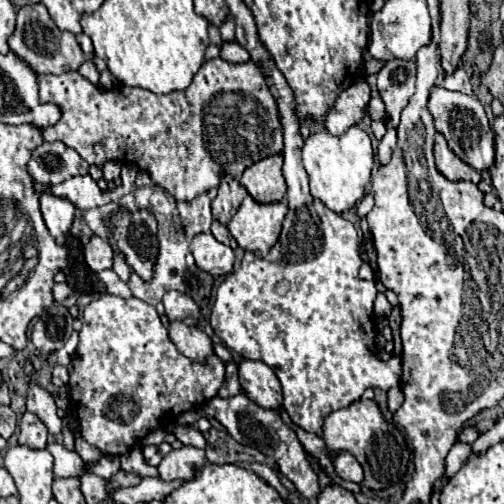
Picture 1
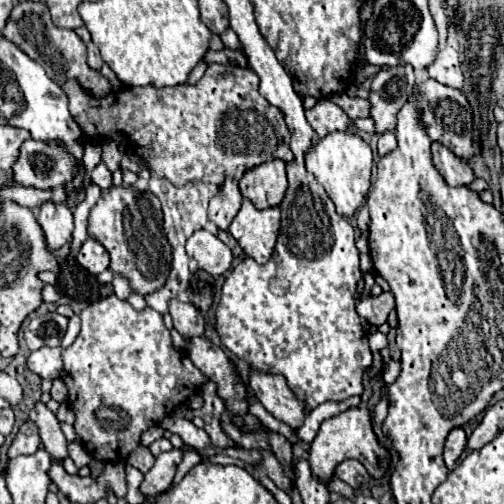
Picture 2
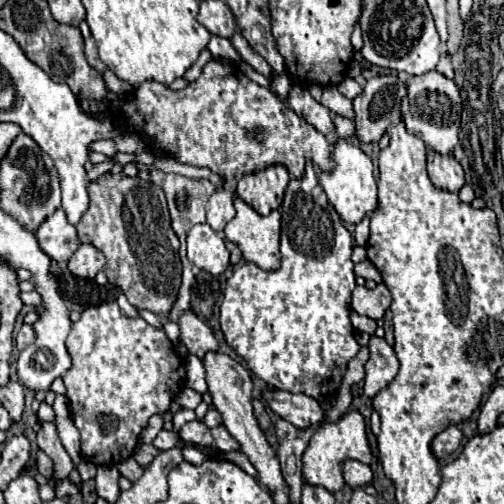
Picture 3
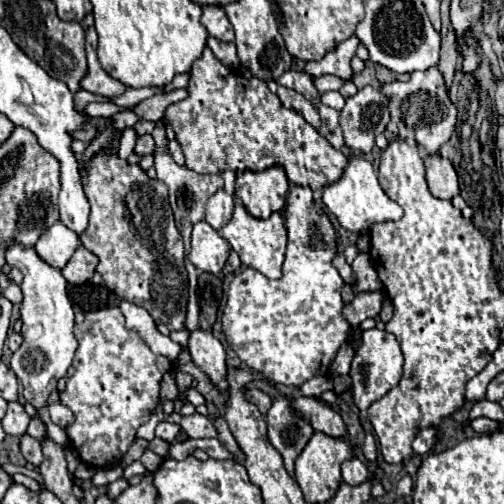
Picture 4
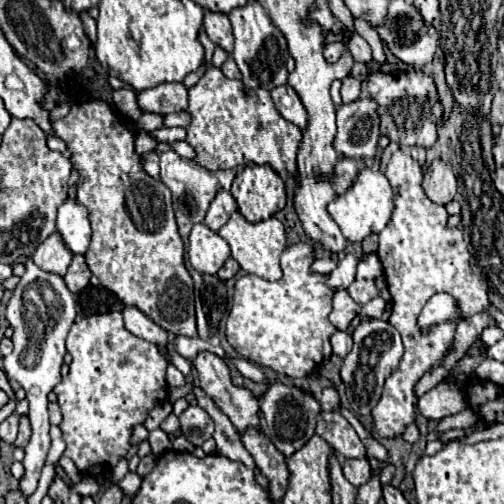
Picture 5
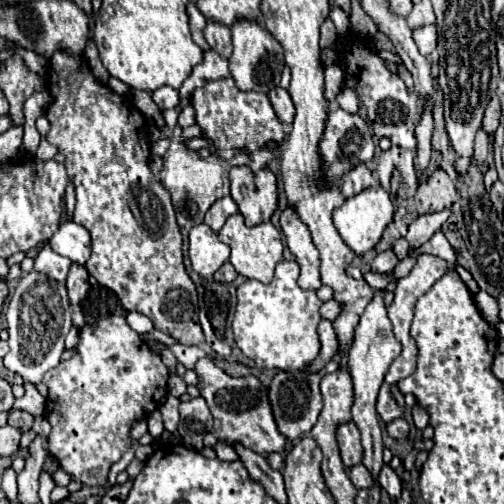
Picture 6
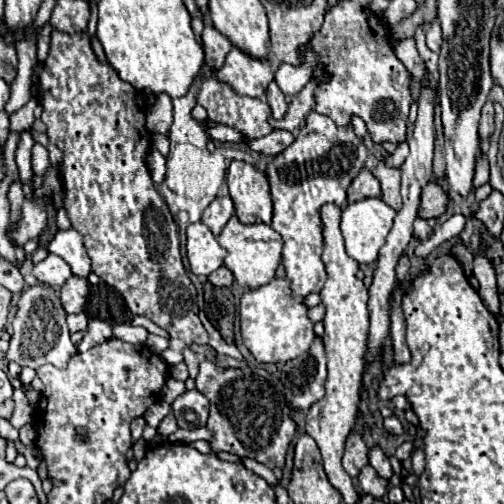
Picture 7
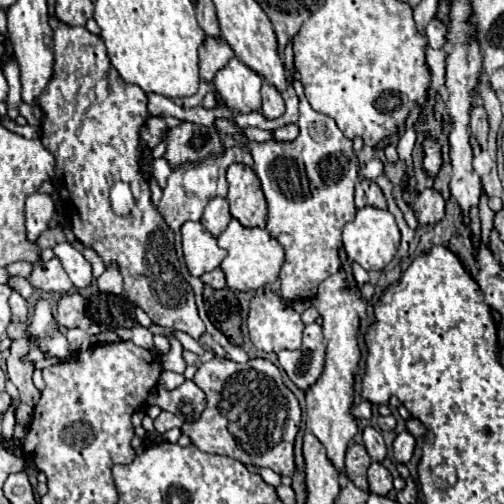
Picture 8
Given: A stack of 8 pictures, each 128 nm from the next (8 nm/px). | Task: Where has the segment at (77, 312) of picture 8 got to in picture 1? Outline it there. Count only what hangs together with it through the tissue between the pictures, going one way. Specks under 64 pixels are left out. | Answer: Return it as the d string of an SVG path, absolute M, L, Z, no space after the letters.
M92 236L90 242L84 246L84 260L92 272L102 272L112 268L112 256L114 256L112 246L98 236Z

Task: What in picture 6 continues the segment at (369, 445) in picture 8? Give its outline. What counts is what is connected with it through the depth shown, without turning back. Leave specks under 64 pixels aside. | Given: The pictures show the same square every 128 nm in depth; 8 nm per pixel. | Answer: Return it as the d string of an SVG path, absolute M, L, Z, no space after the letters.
M384 464L384 466L380 468L378 482L380 482L380 486L382 486L384 490L388 490L390 498L398 498L398 496L400 496L400 490L402 490L400 478L398 478L398 474L394 472L394 468L390 468L388 464Z

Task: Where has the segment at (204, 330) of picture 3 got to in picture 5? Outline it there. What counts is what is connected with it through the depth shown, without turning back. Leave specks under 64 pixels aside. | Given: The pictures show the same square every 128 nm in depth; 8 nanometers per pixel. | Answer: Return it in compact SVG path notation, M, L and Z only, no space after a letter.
M200 352L194 358L194 368L198 370L198 380L200 380L200 388L206 392L208 398L214 400L214 404L230 418L230 422L234 424L234 428L238 430L238 434L244 434L248 428L256 428L258 432L262 432L262 424L260 424L260 402L254 396L252 390L248 388L240 388L234 386L230 380L230 372L228 366L224 364L222 358L218 358L212 352Z

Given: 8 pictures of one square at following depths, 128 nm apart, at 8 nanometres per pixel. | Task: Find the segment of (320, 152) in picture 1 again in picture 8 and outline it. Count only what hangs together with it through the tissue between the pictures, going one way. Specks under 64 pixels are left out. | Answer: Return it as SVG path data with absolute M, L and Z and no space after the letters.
M360 208L356 212L354 222L348 222L342 228L344 250L350 260L358 262L364 270L382 270L398 252L400 246L400 230L396 226L394 216L388 210L378 208Z

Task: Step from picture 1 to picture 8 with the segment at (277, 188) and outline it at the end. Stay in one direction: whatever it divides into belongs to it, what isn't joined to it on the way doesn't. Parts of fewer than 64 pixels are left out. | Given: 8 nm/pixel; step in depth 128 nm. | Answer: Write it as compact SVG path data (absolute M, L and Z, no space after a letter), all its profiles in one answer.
M232 164L228 168L228 196L230 214L246 228L266 226L266 200L260 180L246 164Z

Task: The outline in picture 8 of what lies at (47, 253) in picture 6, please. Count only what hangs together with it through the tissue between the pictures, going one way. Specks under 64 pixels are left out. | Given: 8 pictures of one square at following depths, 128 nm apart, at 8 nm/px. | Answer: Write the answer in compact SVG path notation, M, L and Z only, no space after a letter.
M52 258L50 262L38 262L32 268L30 284L44 292L58 292L66 294L72 290L72 280L68 280L68 274L64 272L58 258Z

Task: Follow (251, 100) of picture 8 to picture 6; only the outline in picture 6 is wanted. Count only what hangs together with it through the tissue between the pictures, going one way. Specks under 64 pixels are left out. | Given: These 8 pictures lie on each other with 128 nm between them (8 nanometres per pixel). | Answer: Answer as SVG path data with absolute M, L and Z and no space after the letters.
M240 20L232 26L232 44L234 44L234 52L228 58L228 66L230 66L230 76L234 78L240 90L244 92L254 90L266 94L268 90L280 84L280 74L286 66L284 52L280 48L280 42L268 30L264 30L258 22Z

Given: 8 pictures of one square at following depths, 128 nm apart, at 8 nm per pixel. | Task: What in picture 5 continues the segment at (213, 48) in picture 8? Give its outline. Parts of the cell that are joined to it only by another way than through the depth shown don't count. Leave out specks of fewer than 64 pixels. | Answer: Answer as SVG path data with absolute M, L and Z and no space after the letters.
M206 10L204 12L204 28L206 28L208 38L216 46L220 46L222 50L226 50L228 54L232 52L234 36L232 36L232 26L230 26L230 20L228 20L226 14L218 14L218 12Z

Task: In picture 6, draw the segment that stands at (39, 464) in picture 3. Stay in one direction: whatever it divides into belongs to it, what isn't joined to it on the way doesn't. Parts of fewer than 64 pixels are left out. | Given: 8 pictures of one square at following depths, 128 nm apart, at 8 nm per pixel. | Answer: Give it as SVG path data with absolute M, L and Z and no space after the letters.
M10 410L8 412L8 424L14 426L14 428L18 428L20 432L30 430L32 428L32 420L34 420L32 414L28 414L24 410Z

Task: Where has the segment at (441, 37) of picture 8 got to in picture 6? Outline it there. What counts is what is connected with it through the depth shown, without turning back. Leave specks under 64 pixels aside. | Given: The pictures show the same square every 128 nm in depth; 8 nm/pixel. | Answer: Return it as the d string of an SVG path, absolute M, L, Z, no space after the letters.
M424 26L424 28L414 30L414 40L416 40L416 46L420 48L420 52L424 52L424 56L434 52L436 50L436 42L438 42L436 26Z

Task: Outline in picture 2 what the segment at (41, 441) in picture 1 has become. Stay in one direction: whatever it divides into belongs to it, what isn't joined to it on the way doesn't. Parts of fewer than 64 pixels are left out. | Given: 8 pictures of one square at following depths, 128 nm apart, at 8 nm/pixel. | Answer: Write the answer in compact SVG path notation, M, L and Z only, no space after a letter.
M24 422L14 438L14 442L8 448L8 460L16 458L20 454L34 454L40 446L40 438L36 432L36 424L32 422Z

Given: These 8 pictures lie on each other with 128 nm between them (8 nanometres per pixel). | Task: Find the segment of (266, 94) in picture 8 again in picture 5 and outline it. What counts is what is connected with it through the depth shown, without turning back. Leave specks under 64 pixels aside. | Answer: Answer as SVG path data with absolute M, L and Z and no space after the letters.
M284 84L284 86L276 86L272 90L272 100L276 110L292 124L296 124L298 128L304 128L304 124L308 124L308 114L304 112L304 106L300 104L300 98L296 96L296 92Z

